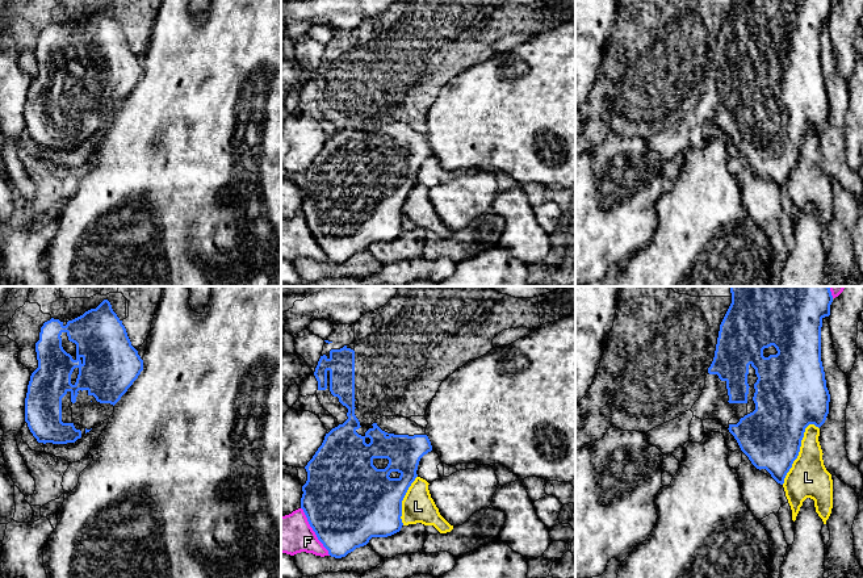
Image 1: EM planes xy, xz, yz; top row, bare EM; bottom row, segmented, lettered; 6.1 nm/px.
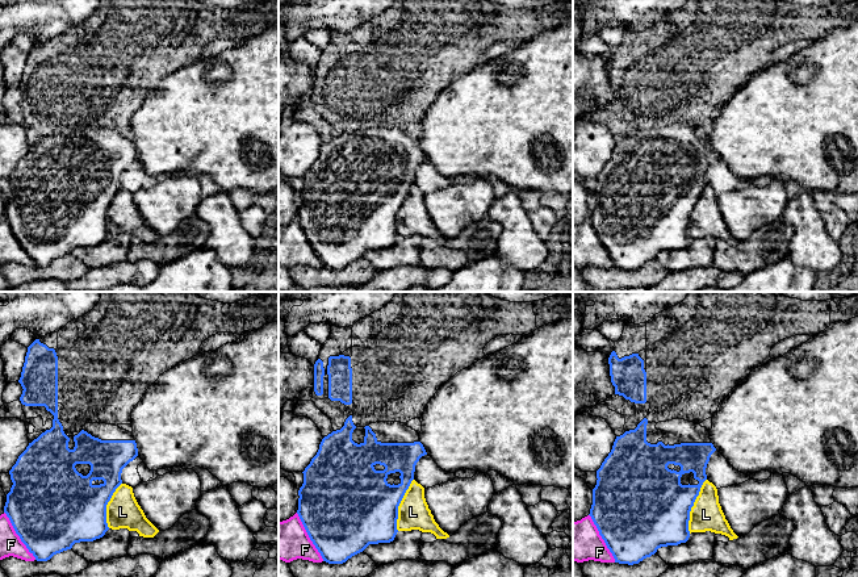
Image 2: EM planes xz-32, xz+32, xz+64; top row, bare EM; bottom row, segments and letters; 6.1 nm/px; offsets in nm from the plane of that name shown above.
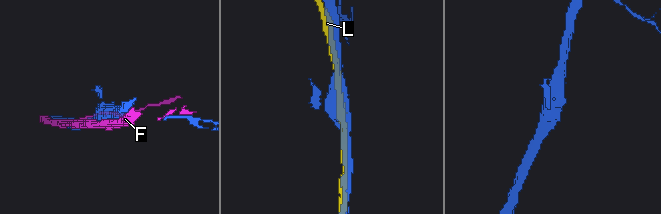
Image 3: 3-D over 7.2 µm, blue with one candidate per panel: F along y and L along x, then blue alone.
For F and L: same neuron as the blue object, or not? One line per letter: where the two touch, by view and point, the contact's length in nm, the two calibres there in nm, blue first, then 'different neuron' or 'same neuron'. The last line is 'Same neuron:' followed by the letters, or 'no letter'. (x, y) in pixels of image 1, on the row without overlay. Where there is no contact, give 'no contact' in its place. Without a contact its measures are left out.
F: xz (313, 235) | 340 nm | 500/240 nm | different neuron
L: yz (799, 156) | 420 nm | 380/240 nm | different neuron
Same neuron: no letter

